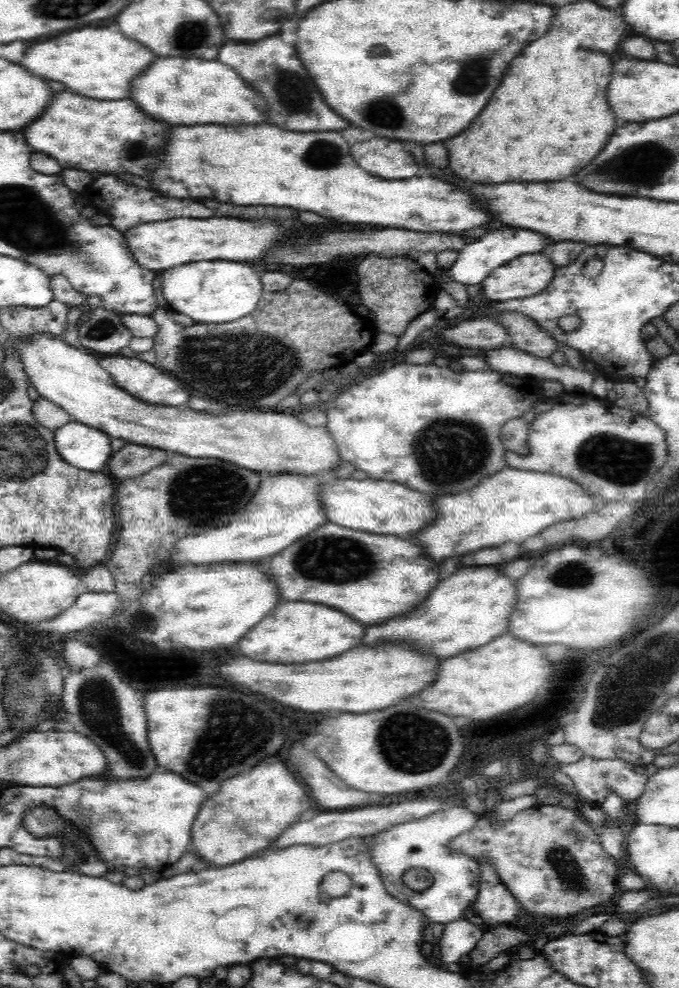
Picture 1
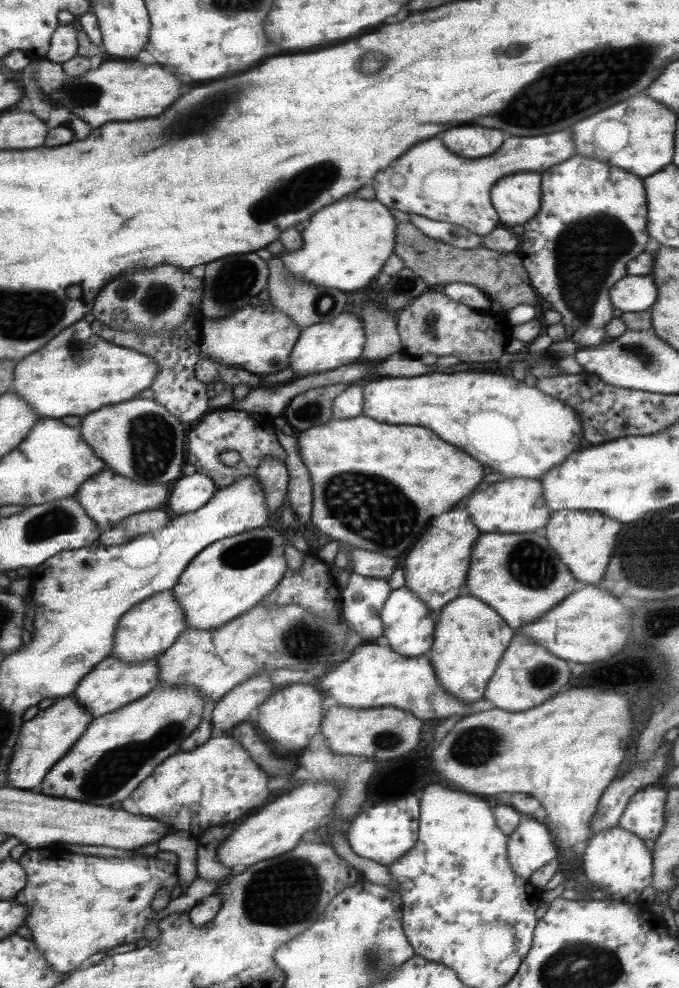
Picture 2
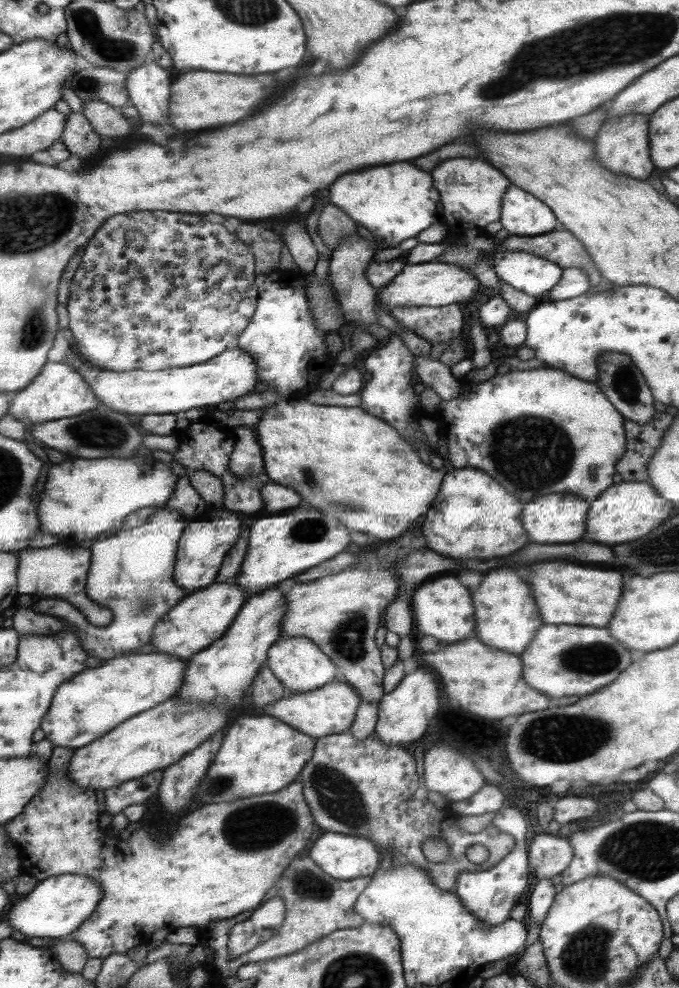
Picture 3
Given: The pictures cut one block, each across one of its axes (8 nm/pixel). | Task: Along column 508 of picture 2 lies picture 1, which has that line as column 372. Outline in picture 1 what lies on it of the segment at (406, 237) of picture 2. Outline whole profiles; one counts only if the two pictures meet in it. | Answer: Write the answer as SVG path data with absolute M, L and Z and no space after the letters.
M369 253L358 266L360 280L357 293L362 305L374 313L374 324L378 331L395 335L404 335L409 323L433 305L440 292L435 279L417 261L405 256L381 257Z

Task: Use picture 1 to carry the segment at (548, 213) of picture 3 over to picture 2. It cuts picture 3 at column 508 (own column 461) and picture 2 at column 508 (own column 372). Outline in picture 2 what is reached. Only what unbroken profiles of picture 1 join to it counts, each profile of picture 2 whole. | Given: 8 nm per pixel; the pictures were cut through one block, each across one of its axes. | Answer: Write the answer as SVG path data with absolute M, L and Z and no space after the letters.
M516 172L492 188L492 204L496 204L496 212L500 212L499 219L503 224L526 224L538 215L542 200L540 174Z

